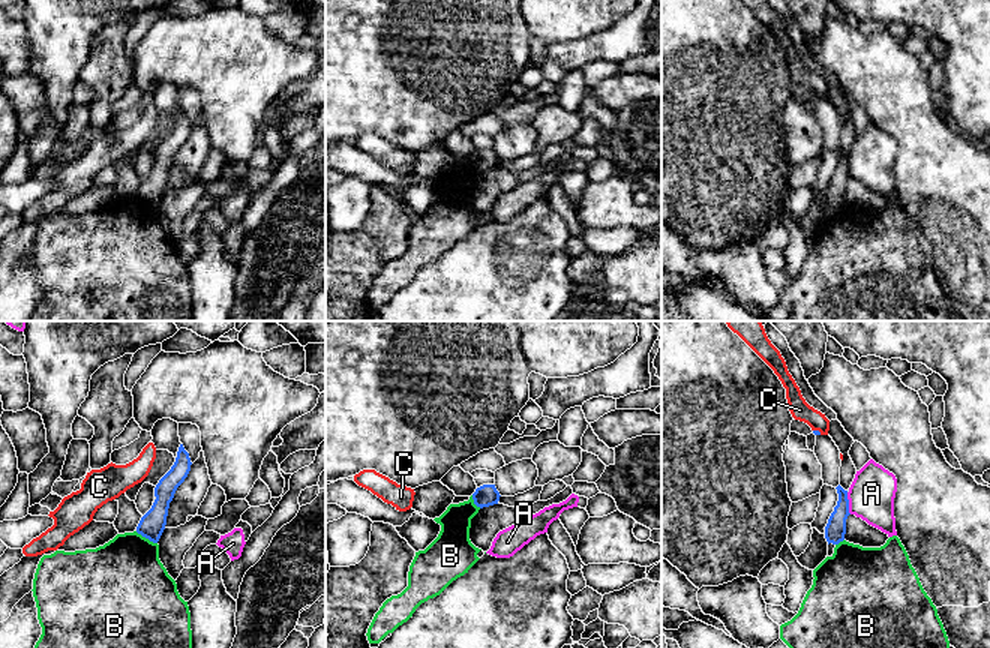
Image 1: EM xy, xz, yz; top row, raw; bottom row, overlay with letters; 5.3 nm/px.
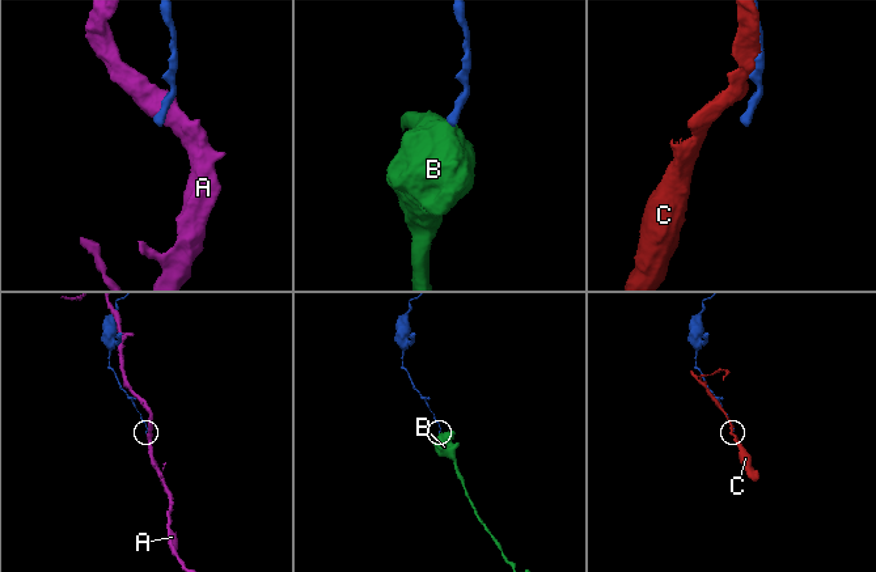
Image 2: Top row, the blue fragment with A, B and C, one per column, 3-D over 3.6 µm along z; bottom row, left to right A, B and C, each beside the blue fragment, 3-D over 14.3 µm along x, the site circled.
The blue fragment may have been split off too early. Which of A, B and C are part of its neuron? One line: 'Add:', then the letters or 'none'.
Add: none

